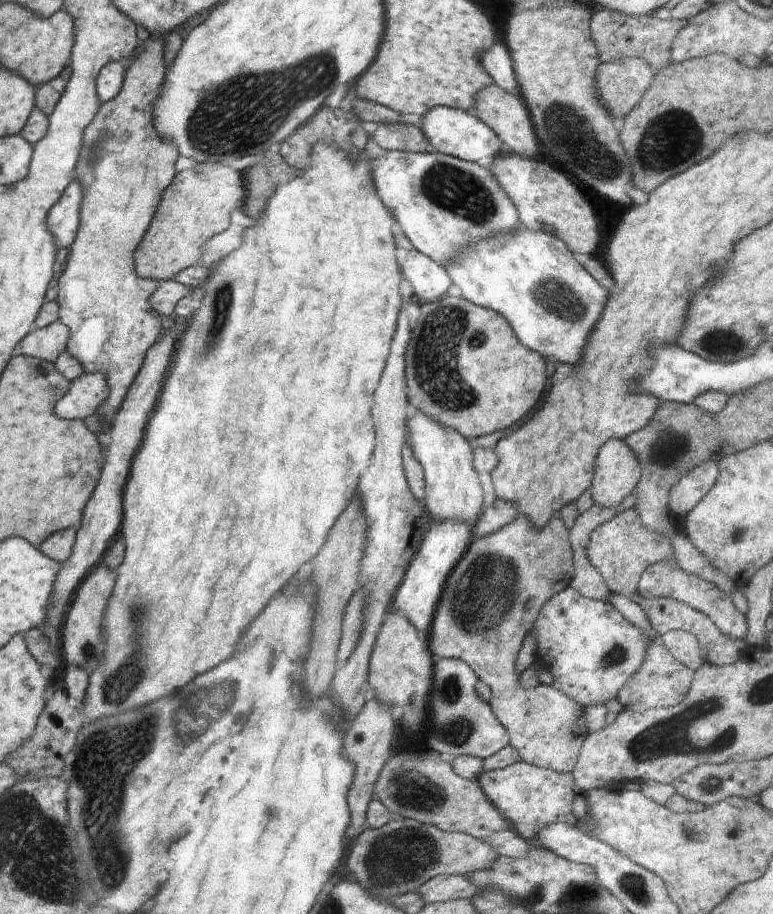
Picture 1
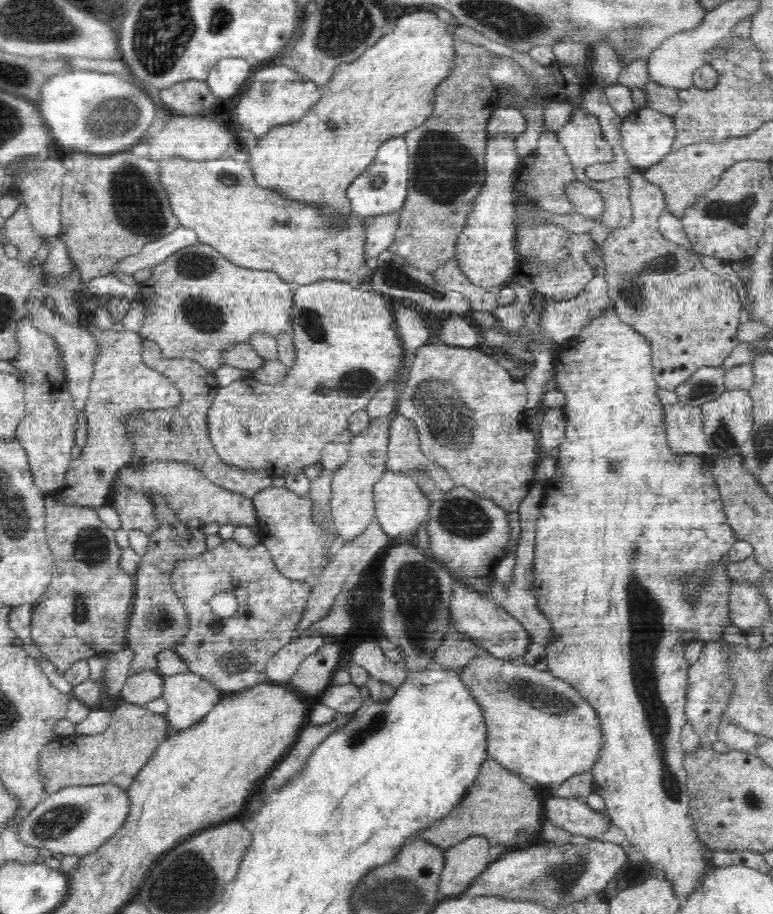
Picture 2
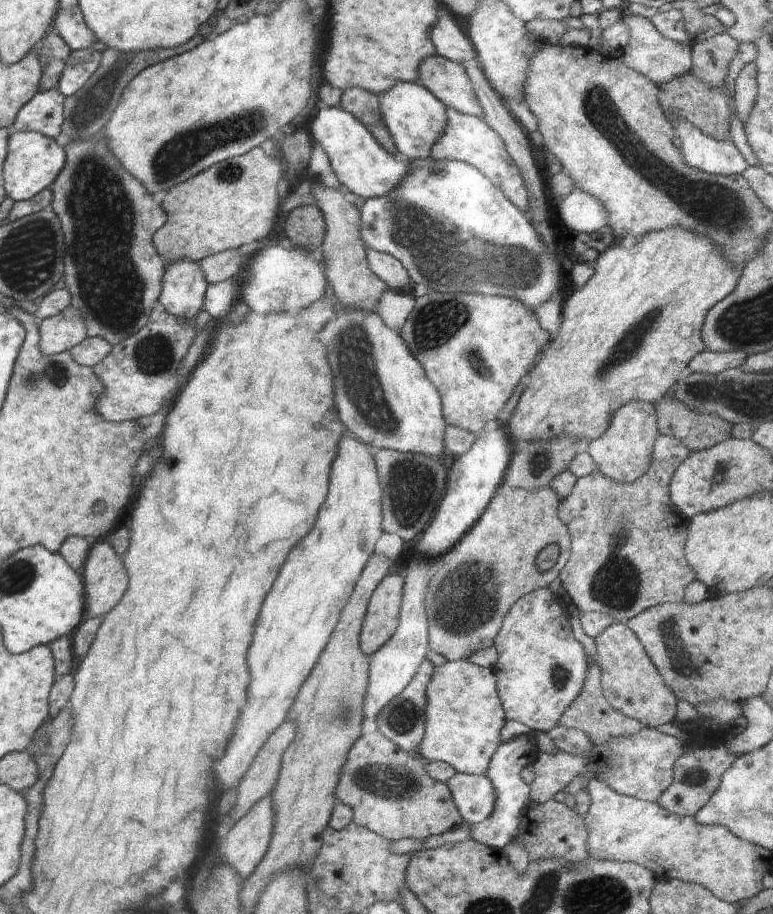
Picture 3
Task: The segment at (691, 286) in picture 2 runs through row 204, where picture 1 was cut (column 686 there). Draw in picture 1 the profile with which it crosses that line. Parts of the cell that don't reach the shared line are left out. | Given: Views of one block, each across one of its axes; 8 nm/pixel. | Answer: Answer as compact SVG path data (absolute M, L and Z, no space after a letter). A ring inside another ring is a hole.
M669 631L660 635L660 641L676 660L694 672L705 663L698 640L690 632Z

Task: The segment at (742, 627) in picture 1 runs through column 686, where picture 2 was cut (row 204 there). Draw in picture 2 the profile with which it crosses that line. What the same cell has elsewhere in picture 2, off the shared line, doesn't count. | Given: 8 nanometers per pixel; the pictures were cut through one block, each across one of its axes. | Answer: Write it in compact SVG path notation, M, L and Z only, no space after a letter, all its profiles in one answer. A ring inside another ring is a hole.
M574 180L566 186L566 195L574 206L575 213L596 219L605 212L605 203L598 191Z

